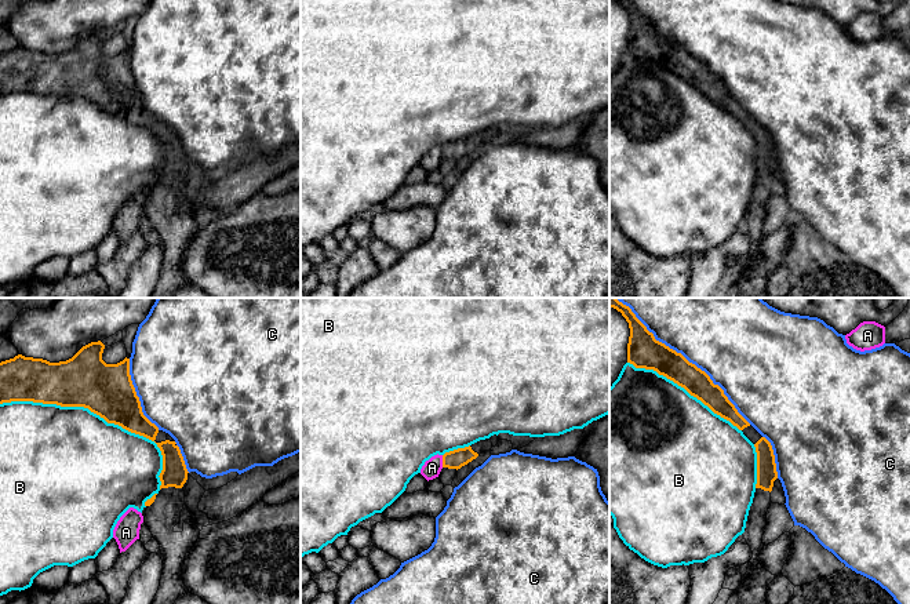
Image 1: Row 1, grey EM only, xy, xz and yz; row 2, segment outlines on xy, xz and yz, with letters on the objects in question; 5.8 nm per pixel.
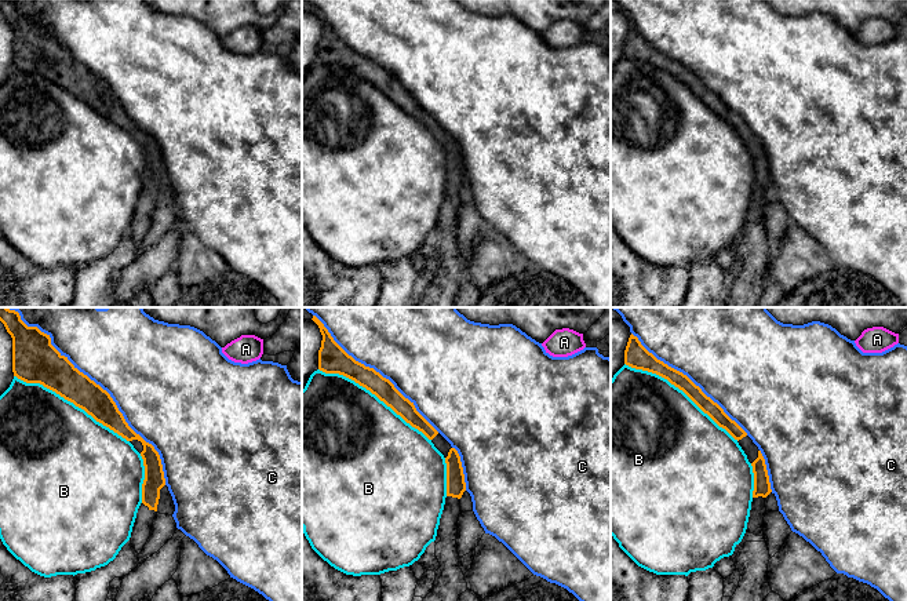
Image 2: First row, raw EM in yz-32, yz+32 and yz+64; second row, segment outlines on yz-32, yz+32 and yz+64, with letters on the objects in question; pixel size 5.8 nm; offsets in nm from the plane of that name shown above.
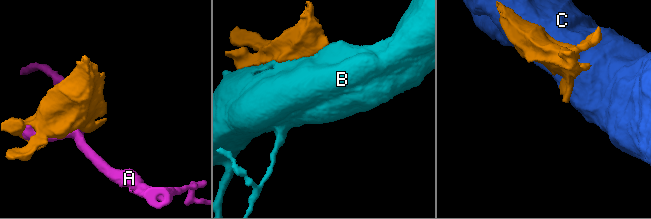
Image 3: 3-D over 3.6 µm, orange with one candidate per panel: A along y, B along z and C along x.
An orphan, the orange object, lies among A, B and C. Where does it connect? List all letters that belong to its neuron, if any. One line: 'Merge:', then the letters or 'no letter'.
Merge: no letter

